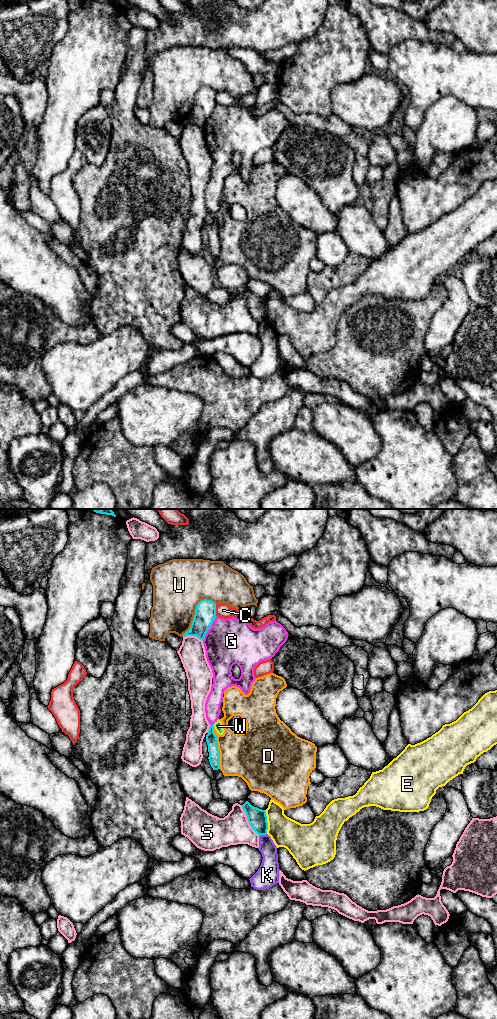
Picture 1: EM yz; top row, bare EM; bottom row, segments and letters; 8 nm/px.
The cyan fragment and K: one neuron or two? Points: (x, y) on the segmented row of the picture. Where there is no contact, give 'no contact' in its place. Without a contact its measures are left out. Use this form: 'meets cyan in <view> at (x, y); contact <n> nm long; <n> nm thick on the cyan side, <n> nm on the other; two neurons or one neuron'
meets cyan in yz at (262, 834); contact 70 nm long; 150 nm thick on the cyan side, 140 nm on the other; two neurons

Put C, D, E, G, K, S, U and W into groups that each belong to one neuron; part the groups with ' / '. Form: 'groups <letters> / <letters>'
groups C / D / E / G / K / S / U / W

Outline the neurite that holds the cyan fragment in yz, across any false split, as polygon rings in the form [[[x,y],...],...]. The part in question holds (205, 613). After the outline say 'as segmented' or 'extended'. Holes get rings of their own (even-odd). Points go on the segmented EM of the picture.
[[[207,599],[201,600],[196,606],[191,627],[183,637],[196,636],[203,641],[216,617],[216,603]]] | as segmented

